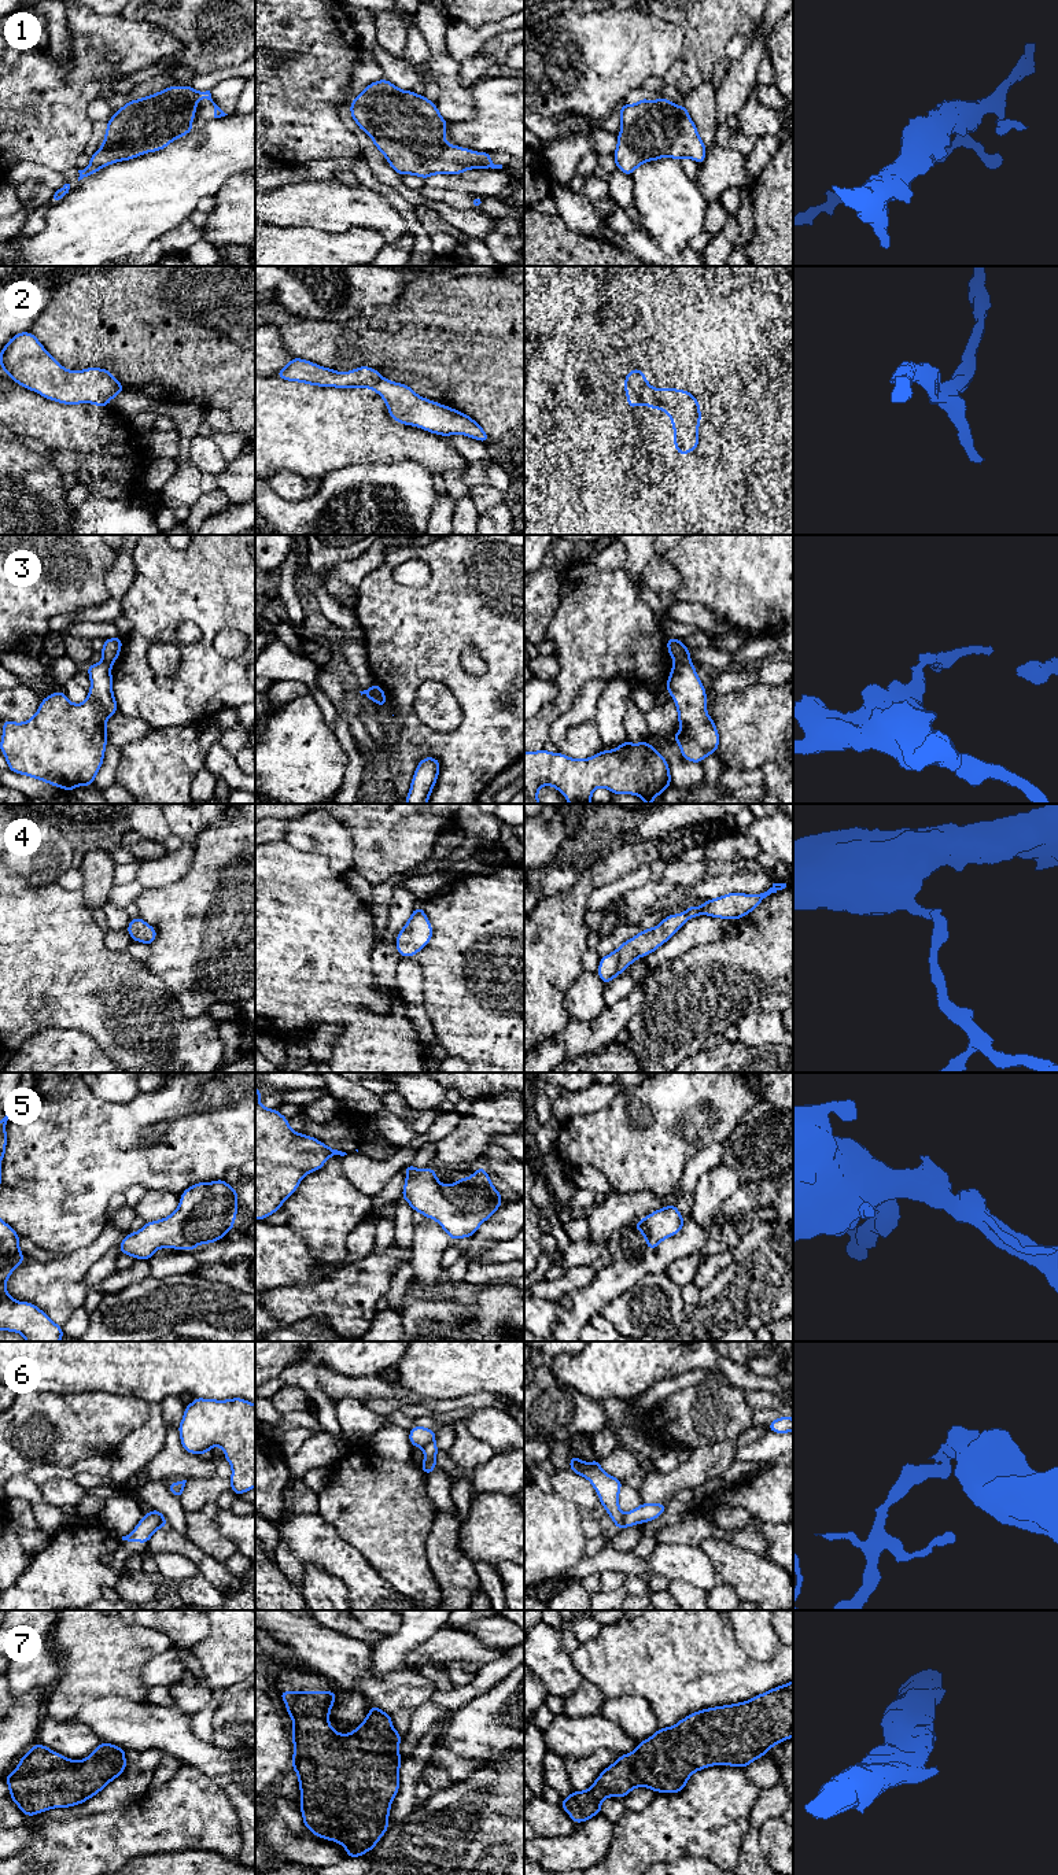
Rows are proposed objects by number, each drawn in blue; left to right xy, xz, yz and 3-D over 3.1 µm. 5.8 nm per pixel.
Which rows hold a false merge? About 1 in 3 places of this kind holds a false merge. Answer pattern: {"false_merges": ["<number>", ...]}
{"false_merges": ["3", "6"]}

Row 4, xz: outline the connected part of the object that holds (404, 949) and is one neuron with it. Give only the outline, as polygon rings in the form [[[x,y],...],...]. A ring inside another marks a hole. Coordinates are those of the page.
[[[416,907],[395,938],[399,957],[416,956],[431,940],[431,922],[425,916],[423,907]]]

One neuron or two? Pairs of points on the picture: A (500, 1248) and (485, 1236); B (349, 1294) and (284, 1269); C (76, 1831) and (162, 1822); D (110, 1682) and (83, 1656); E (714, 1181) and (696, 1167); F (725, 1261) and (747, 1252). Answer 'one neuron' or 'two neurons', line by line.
A: two neurons
B: two neurons
C: one neuron
D: one neuron
E: two neurons
F: two neurons

